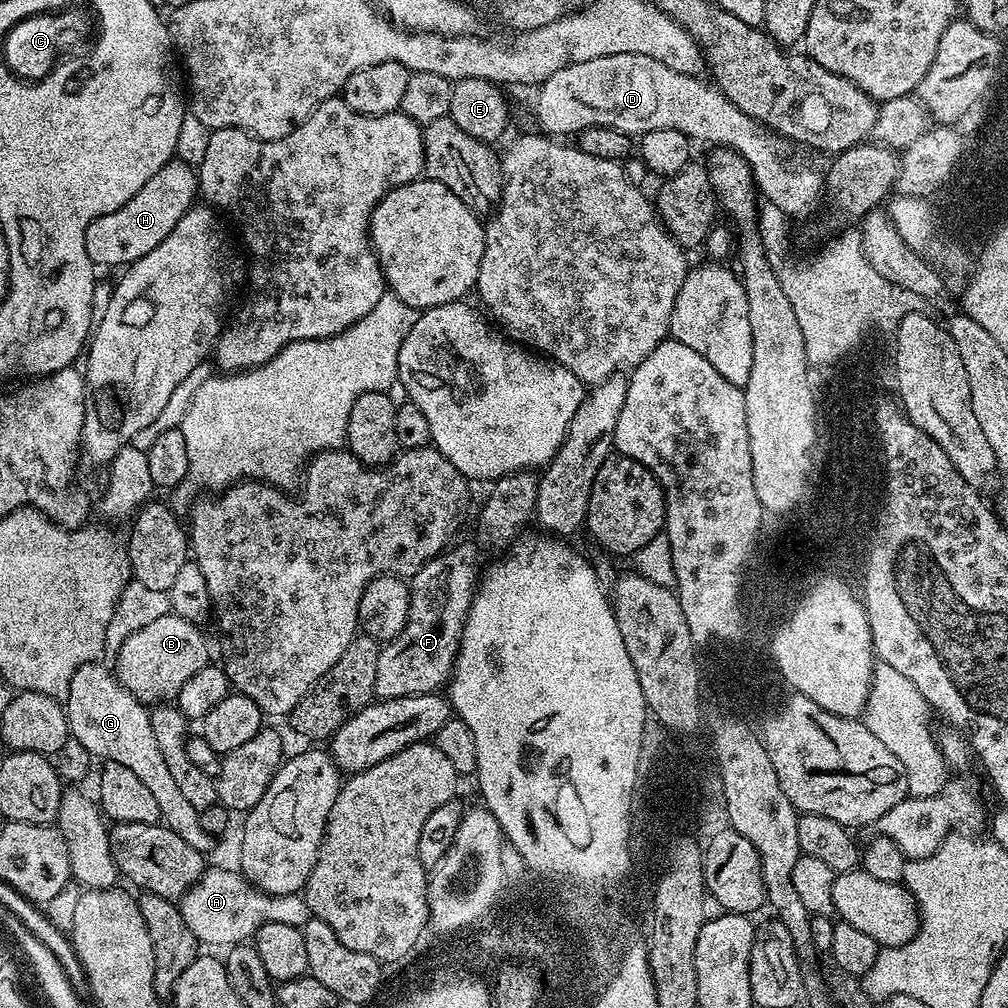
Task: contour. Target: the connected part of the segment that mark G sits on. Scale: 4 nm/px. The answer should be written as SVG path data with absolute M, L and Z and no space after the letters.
M97 662L82 666L74 670L70 678L66 711L71 739L82 742L82 746L86 746L97 761L118 762L118 766L128 767L150 789L150 794L154 794L164 827L174 830L174 834L183 838L187 845L194 846L194 850L208 854L214 838L202 830L199 811L188 807L174 778L170 778L170 770L162 759L162 750L158 750L158 738L152 729L149 709L126 691L115 675L109 669L107 672L102 665Z

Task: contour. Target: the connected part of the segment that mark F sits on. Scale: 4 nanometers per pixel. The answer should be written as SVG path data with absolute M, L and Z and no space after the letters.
M458 544L426 562L422 570L411 576L406 626L393 640L387 641L378 654L374 693L379 699L417 696L436 692L447 685L456 662L456 652L460 649L472 596L476 593L477 583L482 576L482 565L485 563L478 545Z

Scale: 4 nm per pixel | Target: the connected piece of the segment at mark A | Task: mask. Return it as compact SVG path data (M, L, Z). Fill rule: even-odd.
M209 867L198 883L181 897L178 907L183 921L201 944L229 948L255 937L259 928L268 922L303 927L310 918L308 904L297 893L267 895L254 887L240 871Z

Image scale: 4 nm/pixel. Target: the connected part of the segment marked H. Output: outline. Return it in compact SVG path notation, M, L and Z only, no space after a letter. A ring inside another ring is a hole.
M173 158L126 202L114 214L102 214L102 218L94 218L90 226L86 226L86 254L90 254L93 265L109 264L110 267L119 269L138 262L158 242L162 242L178 226L182 214L186 214L198 200L198 172L193 165L182 159ZM120 264L120 265L119 265Z

